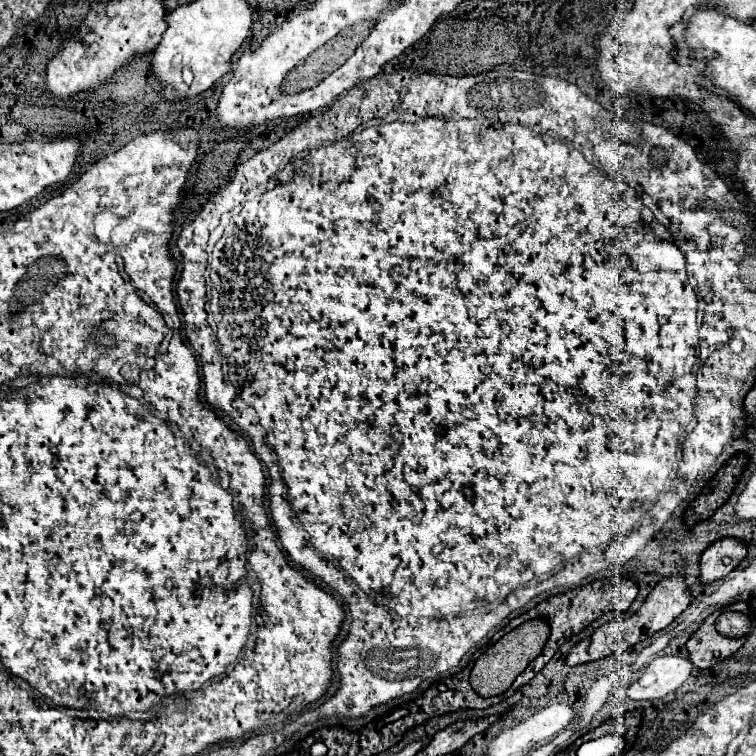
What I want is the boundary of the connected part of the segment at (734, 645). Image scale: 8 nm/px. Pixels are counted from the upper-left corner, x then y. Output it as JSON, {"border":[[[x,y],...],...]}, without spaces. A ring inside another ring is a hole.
{"border":[[[714,611],[710,617],[706,617],[704,623],[698,627],[698,631],[686,643],[690,659],[698,669],[710,669],[716,661],[730,657],[742,647],[746,639],[746,637],[730,639],[730,637],[720,635],[714,627],[718,615],[720,611]]]}

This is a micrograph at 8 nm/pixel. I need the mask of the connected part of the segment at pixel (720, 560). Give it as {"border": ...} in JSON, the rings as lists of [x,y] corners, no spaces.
{"border":[[[724,537],[714,541],[702,553],[700,579],[704,583],[710,583],[720,577],[726,577],[746,555],[748,555],[748,543],[744,543],[742,539]]]}

